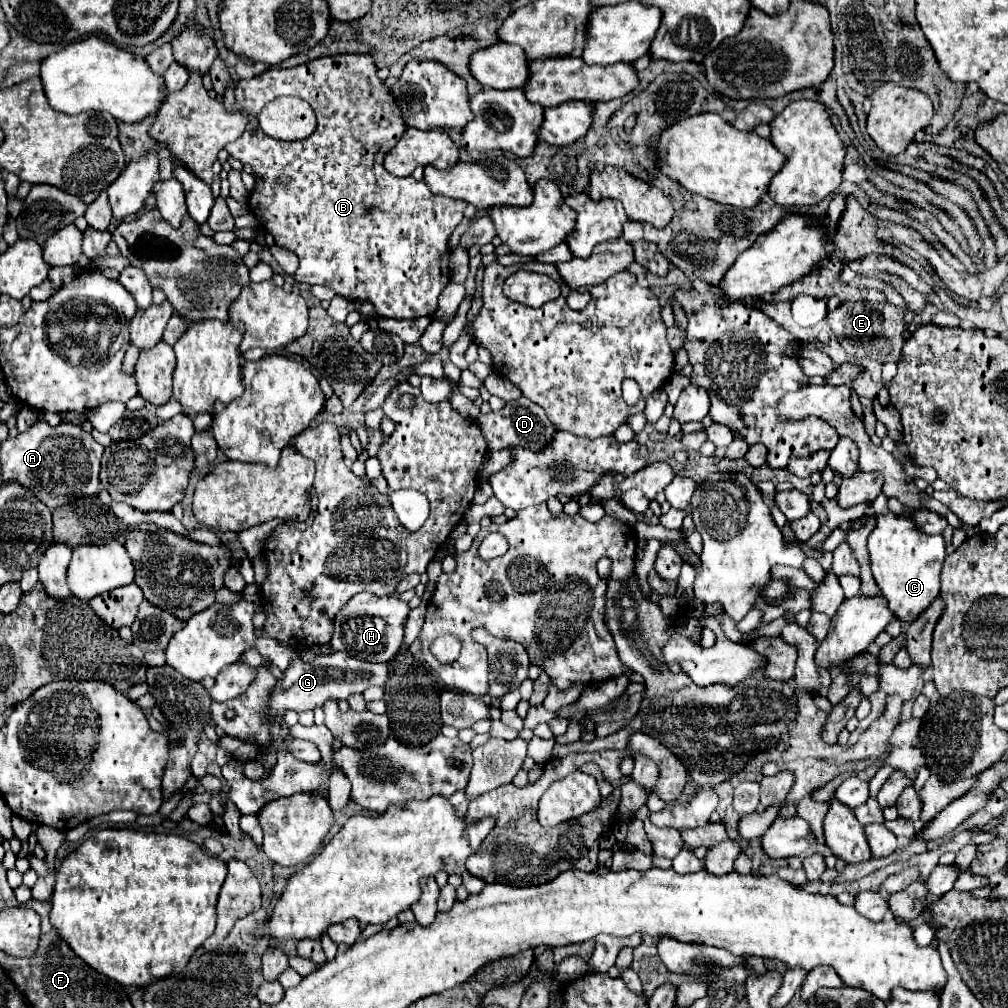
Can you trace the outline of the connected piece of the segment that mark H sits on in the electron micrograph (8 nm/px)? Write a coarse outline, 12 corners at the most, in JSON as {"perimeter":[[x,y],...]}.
{"perimeter":[[355,594],[335,616],[331,646],[389,662],[409,604]]}

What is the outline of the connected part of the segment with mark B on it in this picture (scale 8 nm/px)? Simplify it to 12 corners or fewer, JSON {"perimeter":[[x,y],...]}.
{"perimeter":[[369,54],[235,86],[251,214],[297,282],[435,320],[465,202],[383,166],[407,124]]}

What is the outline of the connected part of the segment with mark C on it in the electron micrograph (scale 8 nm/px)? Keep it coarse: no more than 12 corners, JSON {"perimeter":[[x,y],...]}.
{"perimeter":[[879,512],[875,582],[911,624],[939,594],[943,536]]}

